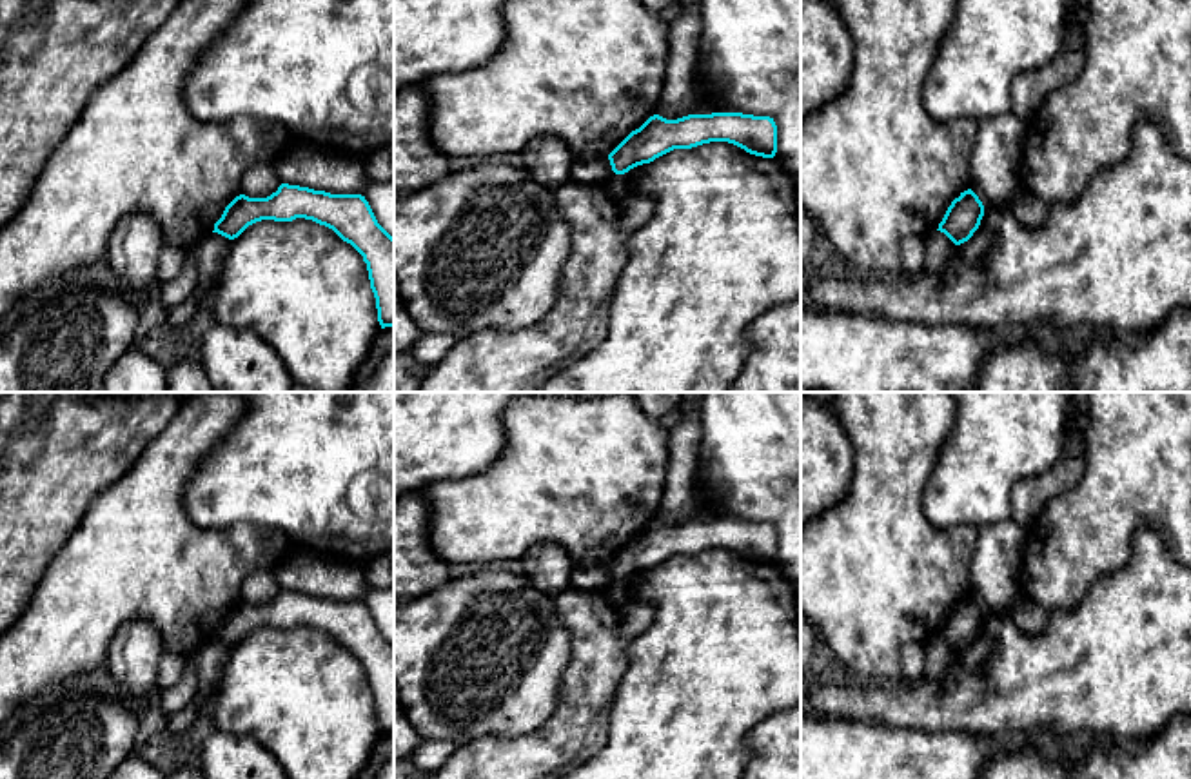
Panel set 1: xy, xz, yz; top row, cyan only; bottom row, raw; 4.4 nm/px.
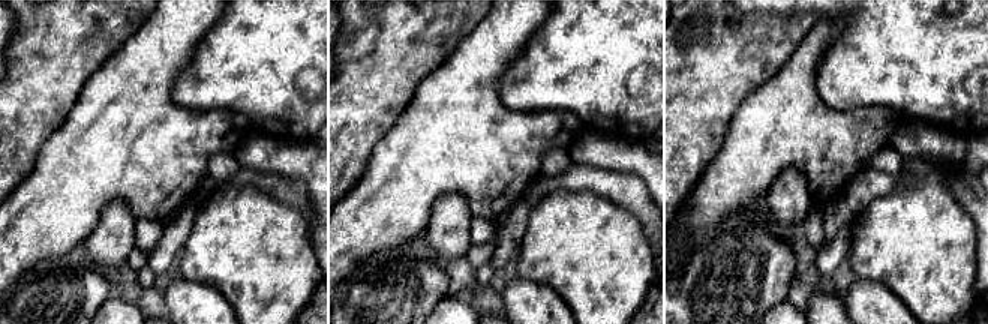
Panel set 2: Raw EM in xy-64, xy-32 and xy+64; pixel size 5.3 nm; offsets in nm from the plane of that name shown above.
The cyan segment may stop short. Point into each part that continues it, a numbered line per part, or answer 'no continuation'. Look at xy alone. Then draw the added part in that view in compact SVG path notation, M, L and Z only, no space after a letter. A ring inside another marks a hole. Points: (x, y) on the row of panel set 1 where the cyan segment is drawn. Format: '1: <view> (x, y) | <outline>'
no continuation

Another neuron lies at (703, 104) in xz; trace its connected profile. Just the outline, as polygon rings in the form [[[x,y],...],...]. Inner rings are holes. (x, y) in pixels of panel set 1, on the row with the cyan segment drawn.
[[[699,71],[694,73],[694,85],[695,85],[695,104],[692,109],[692,114],[712,114],[717,113],[706,87],[703,85],[699,78]]]

